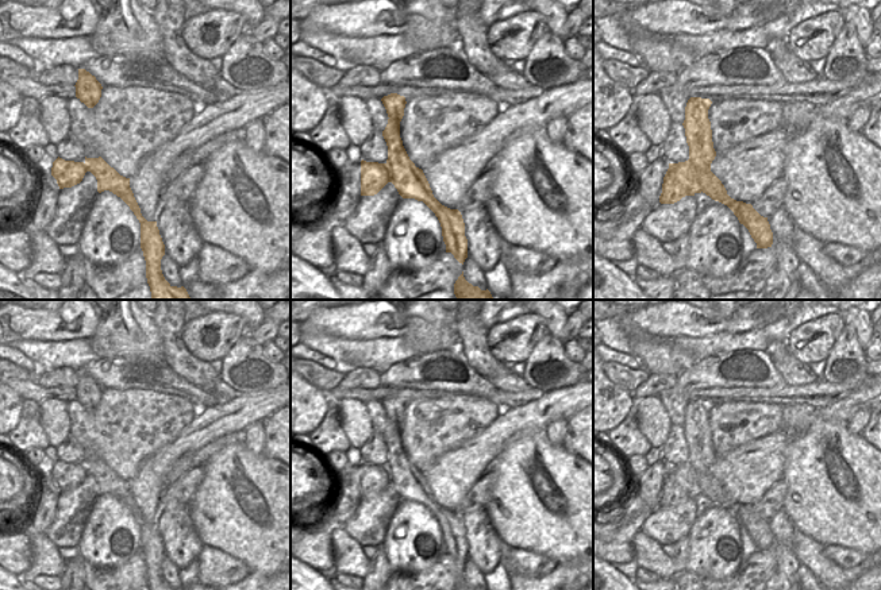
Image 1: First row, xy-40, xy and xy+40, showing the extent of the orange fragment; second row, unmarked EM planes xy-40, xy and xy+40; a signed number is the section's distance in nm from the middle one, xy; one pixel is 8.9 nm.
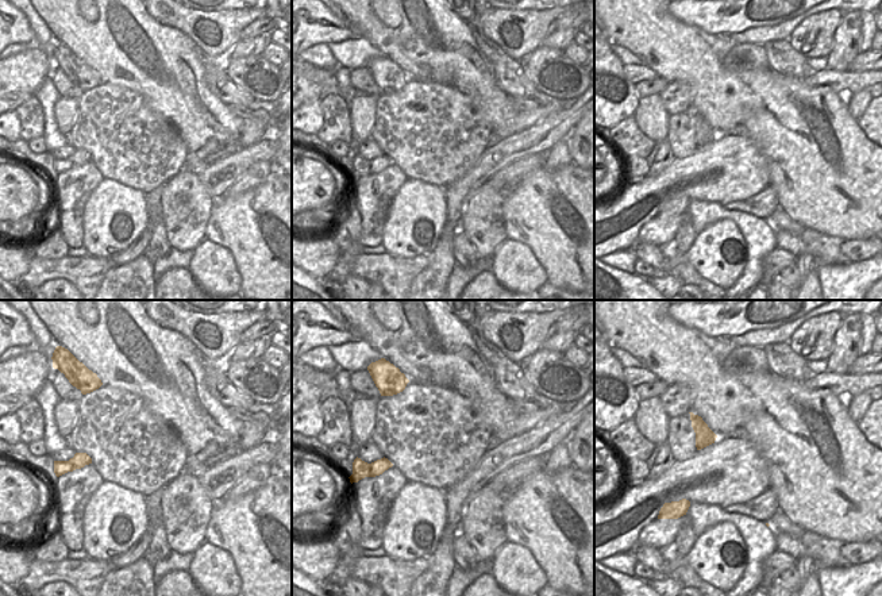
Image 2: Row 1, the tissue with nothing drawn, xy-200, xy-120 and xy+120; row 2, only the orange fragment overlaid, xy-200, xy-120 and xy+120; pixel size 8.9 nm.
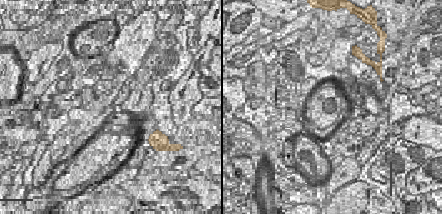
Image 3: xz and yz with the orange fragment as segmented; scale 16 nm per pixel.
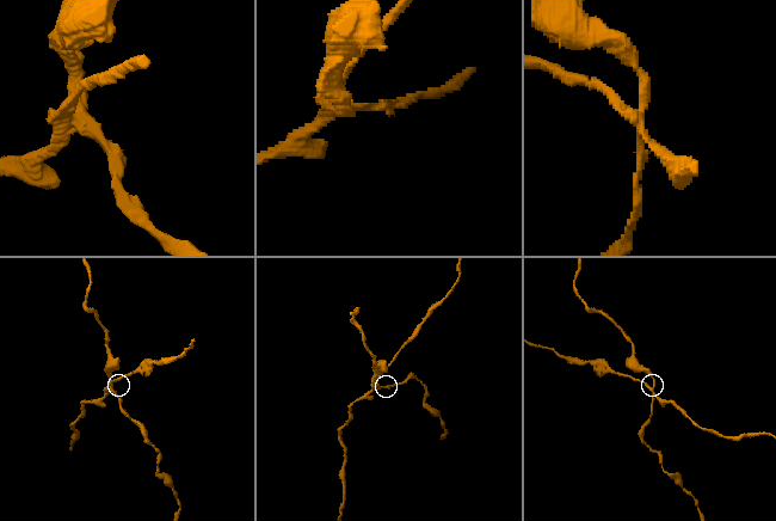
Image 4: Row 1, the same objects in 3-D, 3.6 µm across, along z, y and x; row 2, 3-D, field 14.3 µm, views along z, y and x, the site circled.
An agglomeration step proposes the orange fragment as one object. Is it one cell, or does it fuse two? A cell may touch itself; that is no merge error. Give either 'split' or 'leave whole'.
split

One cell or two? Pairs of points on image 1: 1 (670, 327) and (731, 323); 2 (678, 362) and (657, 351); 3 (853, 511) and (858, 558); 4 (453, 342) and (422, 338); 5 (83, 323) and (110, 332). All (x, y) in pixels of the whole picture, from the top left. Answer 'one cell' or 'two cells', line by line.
1: one cell
2: one cell
3: two cells
4: two cells
5: two cells

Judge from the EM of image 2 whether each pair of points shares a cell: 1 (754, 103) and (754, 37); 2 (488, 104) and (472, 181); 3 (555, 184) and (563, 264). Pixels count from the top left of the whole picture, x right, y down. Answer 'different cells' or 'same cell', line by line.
1: different cells
2: different cells
3: same cell

